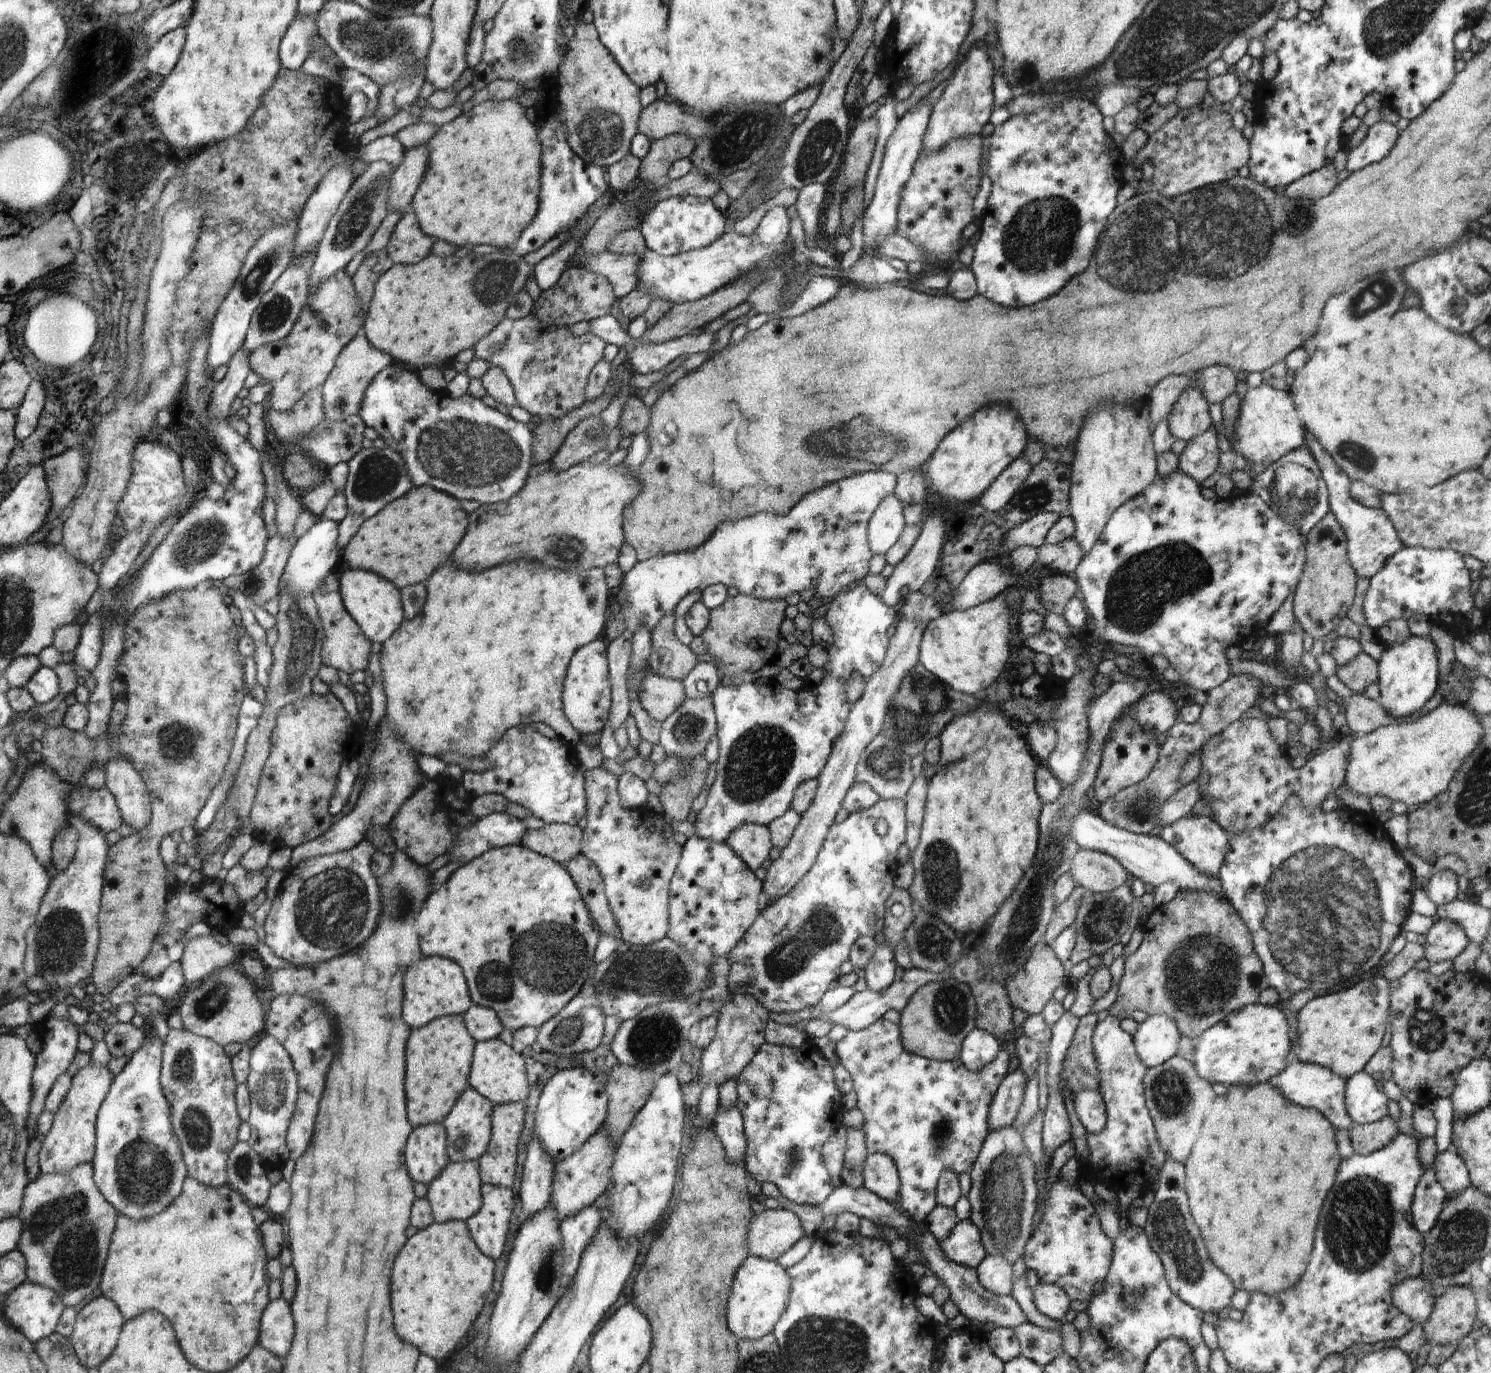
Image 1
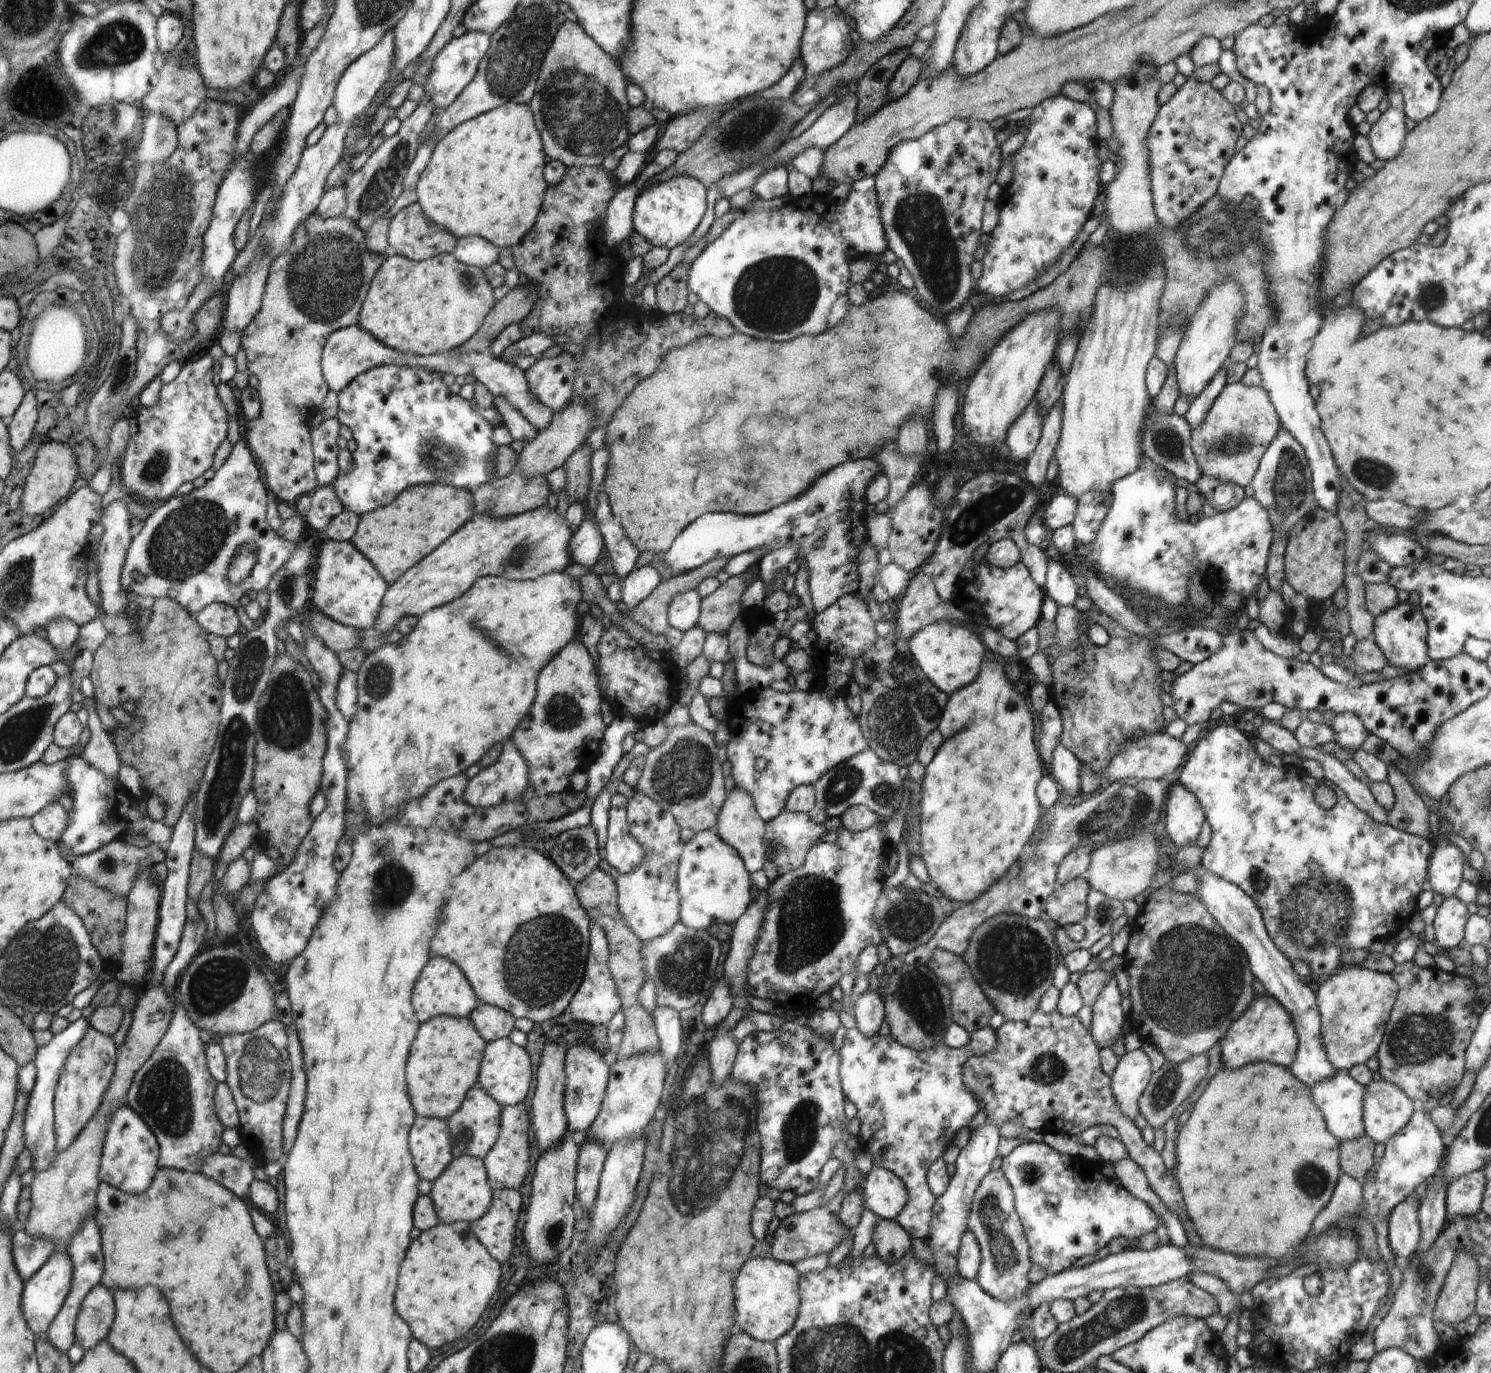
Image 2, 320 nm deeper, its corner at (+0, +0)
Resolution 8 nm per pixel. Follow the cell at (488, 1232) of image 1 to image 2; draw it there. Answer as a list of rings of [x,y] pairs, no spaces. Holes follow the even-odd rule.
[[[518,1189],[494,1190],[492,1207],[482,1219],[471,1223],[476,1228],[476,1236],[488,1244],[488,1252],[500,1262],[512,1256],[514,1230],[520,1214],[520,1191]]]

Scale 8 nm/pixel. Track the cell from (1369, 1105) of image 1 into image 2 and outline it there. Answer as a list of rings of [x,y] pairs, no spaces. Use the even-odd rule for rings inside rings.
[[[1384,1080],[1367,1084],[1363,1103],[1365,1134],[1376,1144],[1401,1131],[1416,1109],[1402,1089]]]

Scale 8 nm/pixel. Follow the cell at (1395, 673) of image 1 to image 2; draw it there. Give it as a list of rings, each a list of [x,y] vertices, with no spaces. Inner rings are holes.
[[[1401,600],[1392,608],[1386,609],[1374,619],[1374,641],[1382,649],[1387,664],[1417,671],[1428,662],[1426,647],[1426,619],[1422,611],[1408,600]]]

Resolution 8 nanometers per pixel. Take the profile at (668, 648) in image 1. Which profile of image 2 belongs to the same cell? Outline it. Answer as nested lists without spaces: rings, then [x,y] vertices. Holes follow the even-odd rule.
[[[730,557],[712,559],[684,575],[661,582],[640,604],[631,608],[628,617],[647,628],[652,634],[664,634],[669,626],[669,602],[682,591],[696,589],[706,577],[716,577]]]

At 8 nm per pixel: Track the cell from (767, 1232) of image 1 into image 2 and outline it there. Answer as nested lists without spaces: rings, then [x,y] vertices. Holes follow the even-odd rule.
[[[826,1206],[801,1213],[795,1212],[779,1221],[778,1229],[774,1233],[773,1244],[771,1244],[772,1257],[790,1264],[819,1253],[828,1254],[830,1250],[836,1248],[837,1244],[840,1244],[846,1232],[846,1226],[844,1228],[838,1215],[832,1214]]]

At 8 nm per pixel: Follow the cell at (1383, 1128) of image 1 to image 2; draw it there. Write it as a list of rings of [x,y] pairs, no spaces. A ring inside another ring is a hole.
[[[1366,1134],[1362,1135],[1359,1139],[1339,1141],[1339,1163],[1341,1166],[1341,1172],[1355,1178],[1358,1182],[1363,1183],[1365,1181],[1366,1173],[1374,1164],[1374,1146],[1376,1146],[1376,1143]]]

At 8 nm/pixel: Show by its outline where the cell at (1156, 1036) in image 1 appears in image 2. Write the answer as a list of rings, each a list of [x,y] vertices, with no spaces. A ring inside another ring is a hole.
[[[1141,1048],[1126,1053],[1118,1061],[1111,1076],[1111,1091],[1123,1113],[1140,1125],[1141,1135],[1149,1145],[1155,1137],[1155,1130],[1142,1123],[1140,1099],[1152,1078],[1152,1056]]]

